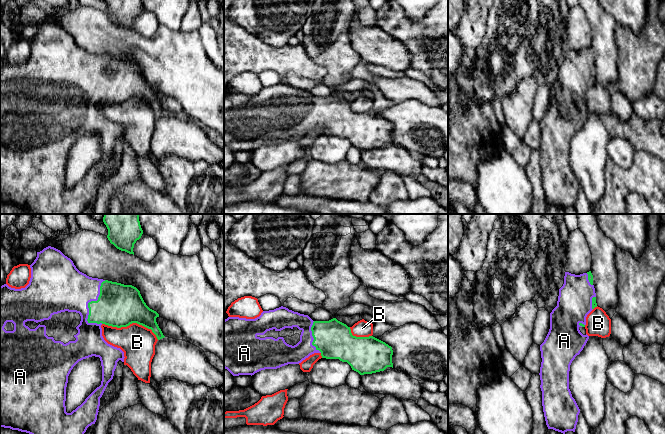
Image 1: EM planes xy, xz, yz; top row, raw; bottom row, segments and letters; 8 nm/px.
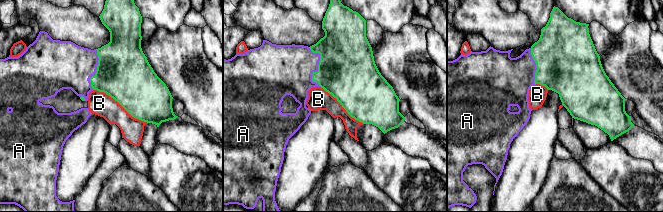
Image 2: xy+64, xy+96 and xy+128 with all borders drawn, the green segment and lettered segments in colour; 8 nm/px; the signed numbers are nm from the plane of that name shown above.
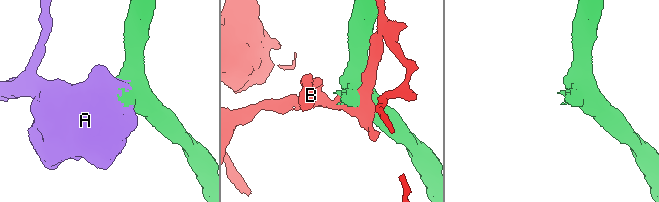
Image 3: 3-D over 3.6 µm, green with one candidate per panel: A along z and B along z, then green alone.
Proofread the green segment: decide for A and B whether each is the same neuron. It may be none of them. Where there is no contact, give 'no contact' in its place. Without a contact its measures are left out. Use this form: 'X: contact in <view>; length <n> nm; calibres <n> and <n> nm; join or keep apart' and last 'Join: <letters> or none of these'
A: contact in xy; length 380 nm; calibres 340 and 360 nm; join
B: contact in xy; length 480 nm; calibres 340 and 280 nm; keep apart
Join: A

